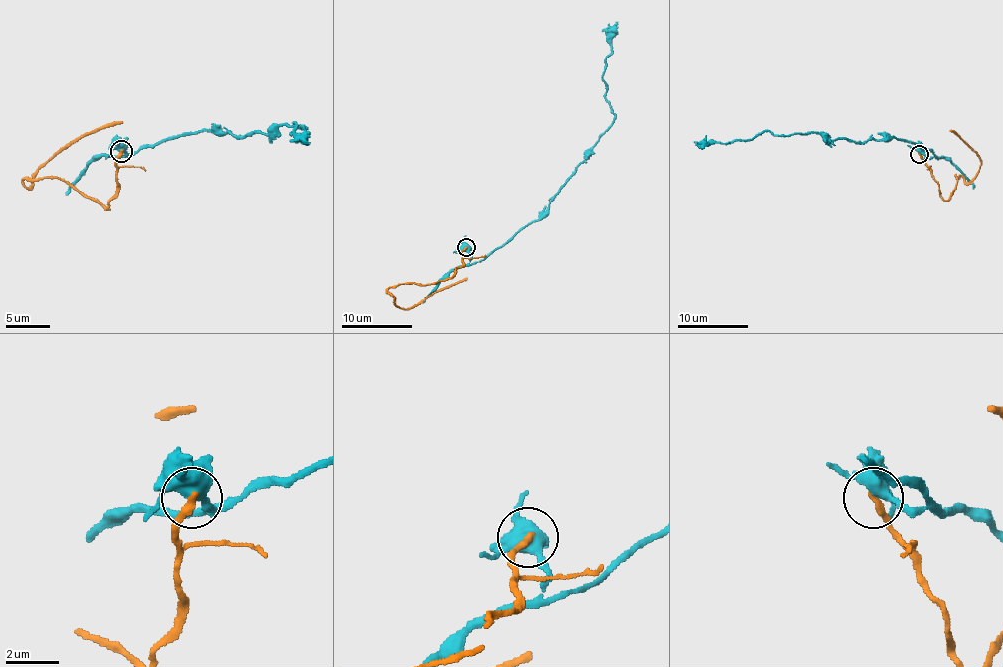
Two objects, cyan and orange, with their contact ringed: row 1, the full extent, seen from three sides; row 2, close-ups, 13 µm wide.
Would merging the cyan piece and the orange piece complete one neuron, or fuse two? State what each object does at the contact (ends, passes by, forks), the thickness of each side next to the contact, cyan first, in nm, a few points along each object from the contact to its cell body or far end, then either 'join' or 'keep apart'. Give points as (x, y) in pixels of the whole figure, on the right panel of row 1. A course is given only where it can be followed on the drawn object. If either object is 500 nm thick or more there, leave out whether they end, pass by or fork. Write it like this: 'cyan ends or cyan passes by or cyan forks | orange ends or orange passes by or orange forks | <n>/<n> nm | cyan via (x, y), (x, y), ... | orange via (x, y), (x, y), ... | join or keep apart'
cyan forks | orange ends | 400/260 nm | cyan via (920, 154), (934, 154), (893, 138), (847, 141), (813, 132), (781, 136), (765, 130), (751, 139), (694, 141) | orange via (920, 154), (939, 194), (946, 200), (954, 193), (955, 175), (968, 182), (977, 173), (980, 159), (950, 130) | keep apart

